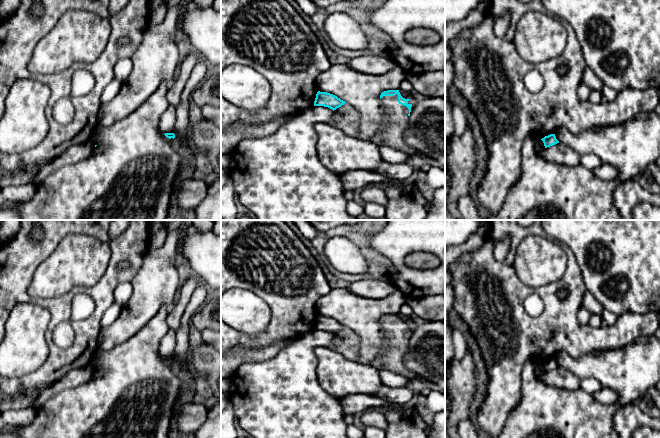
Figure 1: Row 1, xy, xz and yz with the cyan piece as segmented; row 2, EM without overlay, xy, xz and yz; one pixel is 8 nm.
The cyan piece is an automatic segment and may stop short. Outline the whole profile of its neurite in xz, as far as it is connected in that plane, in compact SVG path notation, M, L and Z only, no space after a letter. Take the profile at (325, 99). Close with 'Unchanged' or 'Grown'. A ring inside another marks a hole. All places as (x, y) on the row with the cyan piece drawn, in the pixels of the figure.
M320 91L316 94L314 106L332 109L333 115L328 124L342 130L349 136L358 137L360 114L353 106L333 94Z. Grown

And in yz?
M555 134L545 136L541 140L545 146L541 156L546 161L571 167L579 165L582 154L576 152L572 147L559 142Z. Grown

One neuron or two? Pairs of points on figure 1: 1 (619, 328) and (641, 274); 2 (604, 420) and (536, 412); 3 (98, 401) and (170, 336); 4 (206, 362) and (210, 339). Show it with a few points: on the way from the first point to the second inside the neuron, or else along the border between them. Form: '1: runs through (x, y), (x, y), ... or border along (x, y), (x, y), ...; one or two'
1: border along (649, 311), (644, 313), (624, 311), (618, 316); two
2: runs through (587, 420), (553, 420); one
3: border along (170, 328), (159, 350), (173, 356); two
4: border along (204, 342), (210, 346); two

